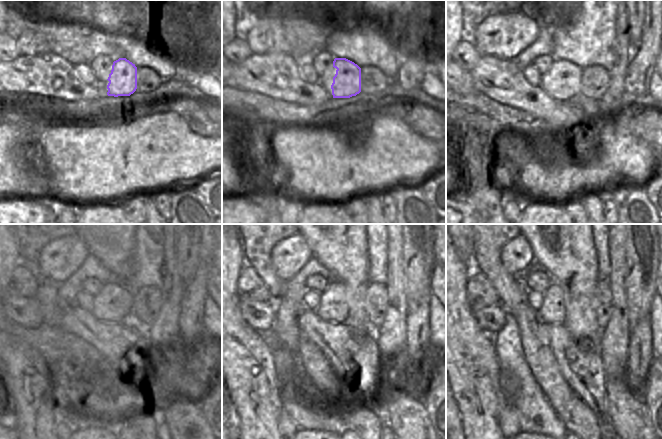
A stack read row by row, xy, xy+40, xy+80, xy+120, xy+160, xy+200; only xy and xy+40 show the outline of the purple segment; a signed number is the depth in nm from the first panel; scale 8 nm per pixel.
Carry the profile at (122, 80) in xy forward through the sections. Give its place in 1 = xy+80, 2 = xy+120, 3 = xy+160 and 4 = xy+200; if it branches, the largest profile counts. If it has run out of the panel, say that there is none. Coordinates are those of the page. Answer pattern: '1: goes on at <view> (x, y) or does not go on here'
1: goes on at xy+80 (568, 85)
2: goes on at xy+120 (121, 302)
3: goes on at xy+160 (340, 308)
4: goes on at xy+200 (560, 308)

